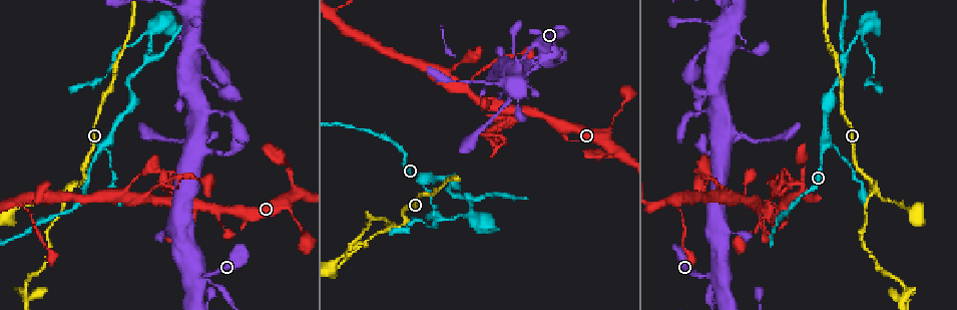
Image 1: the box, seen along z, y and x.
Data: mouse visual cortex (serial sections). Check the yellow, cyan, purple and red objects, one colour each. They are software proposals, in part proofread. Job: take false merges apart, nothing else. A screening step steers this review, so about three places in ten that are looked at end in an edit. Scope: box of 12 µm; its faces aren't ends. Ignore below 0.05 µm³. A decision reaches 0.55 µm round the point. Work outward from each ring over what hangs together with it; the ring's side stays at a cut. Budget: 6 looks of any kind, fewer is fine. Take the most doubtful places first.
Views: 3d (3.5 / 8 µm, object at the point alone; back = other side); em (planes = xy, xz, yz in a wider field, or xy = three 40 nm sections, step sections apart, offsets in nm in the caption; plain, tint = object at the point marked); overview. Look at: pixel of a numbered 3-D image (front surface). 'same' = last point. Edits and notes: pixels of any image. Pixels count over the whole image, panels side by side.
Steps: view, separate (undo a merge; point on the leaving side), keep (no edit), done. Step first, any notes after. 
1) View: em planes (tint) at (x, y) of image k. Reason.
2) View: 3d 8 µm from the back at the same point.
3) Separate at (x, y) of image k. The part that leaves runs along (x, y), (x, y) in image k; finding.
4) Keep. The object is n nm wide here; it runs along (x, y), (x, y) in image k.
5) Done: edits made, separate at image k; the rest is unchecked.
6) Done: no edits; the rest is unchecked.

View: 3d 3.5 µm at (422, 176) of image 1. Abrupt turn.

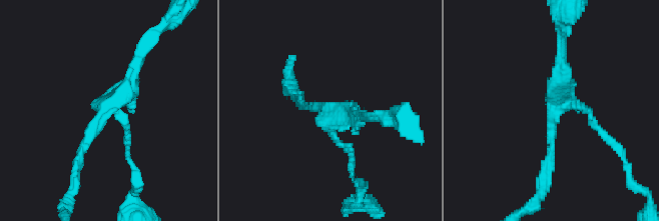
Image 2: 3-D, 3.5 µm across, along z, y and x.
View: em xy step 2 (tint) at (556, 107) of image 2. 3 arms meet here; the arms are 150, 150, 200 nm wide; need the tissue.

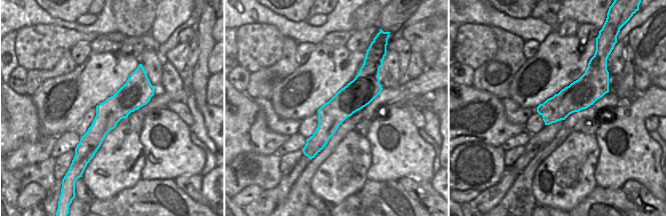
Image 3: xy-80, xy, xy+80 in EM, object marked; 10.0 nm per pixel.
View: em xy step 1 (tint) at the same point.

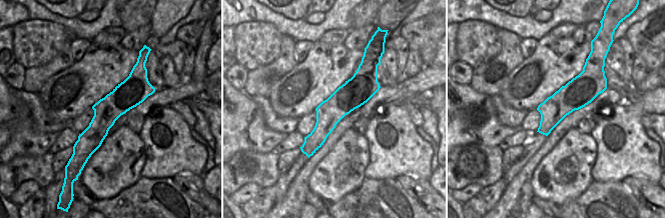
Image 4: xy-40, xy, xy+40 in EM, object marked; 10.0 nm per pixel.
Keep. It runs along (76, 167), (141, 54) in image 2; one cell here.

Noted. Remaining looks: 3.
View: 3d 3.5 µm at (844, 56) of image 1. Arms part here.

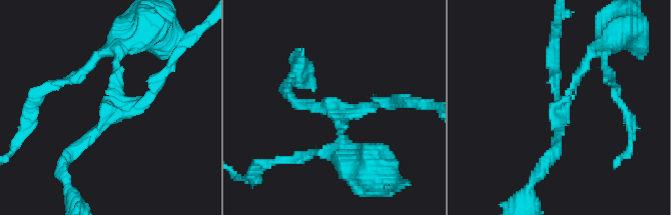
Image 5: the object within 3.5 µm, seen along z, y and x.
View: em xy step 1 (tint) at (117, 109) of image 5. Now the EM.

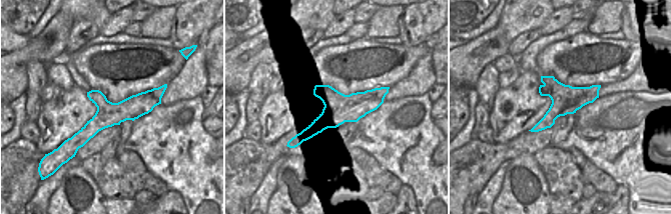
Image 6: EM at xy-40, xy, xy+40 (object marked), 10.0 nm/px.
View: em planes (tint) at the same point.

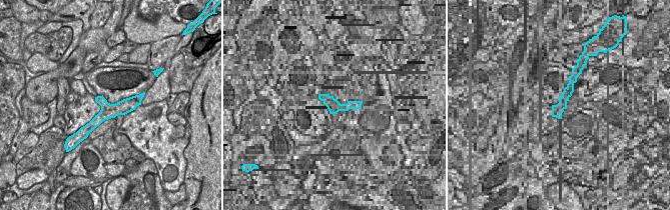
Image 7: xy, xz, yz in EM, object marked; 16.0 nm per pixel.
Separate at (117, 58) of image 5. The part that leaves runs along (117, 91), (117, 48), (148, 29) in image 5; two cells meet here.

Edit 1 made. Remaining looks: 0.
Done: edits made, separate at image 5; the rest is unchecked.

